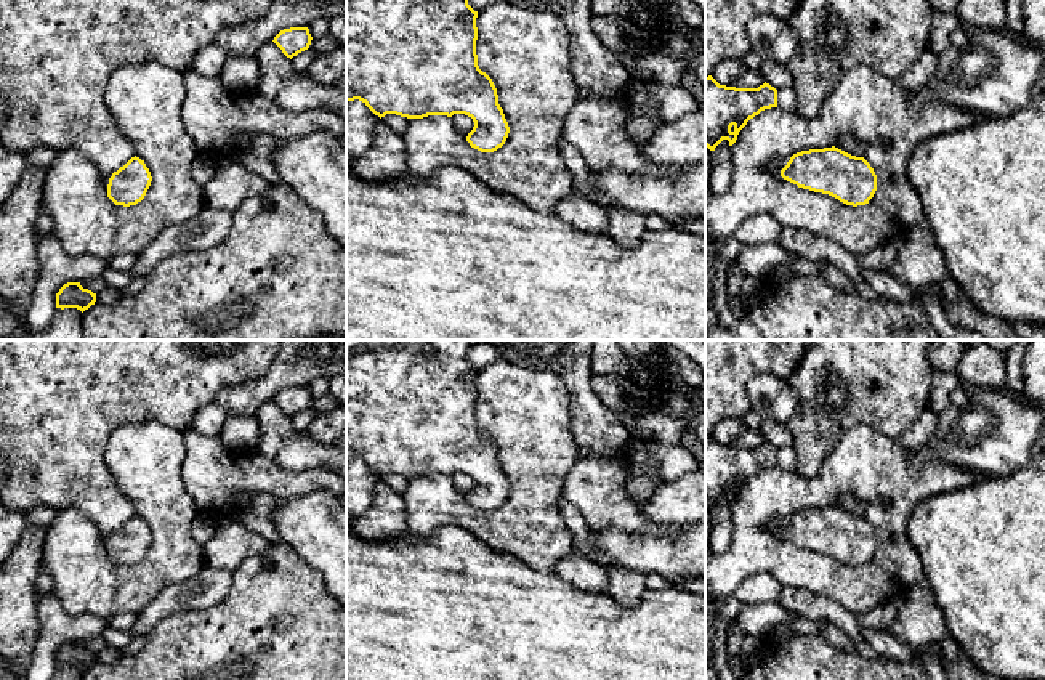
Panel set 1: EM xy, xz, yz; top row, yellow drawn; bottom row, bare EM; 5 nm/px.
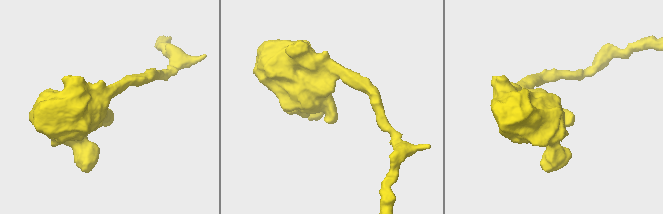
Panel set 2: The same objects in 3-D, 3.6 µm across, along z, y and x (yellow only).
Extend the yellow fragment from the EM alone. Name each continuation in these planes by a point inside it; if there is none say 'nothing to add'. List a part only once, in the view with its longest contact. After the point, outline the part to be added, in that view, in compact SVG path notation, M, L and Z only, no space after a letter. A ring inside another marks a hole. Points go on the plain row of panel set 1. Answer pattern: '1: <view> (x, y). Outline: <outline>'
nothing to add

